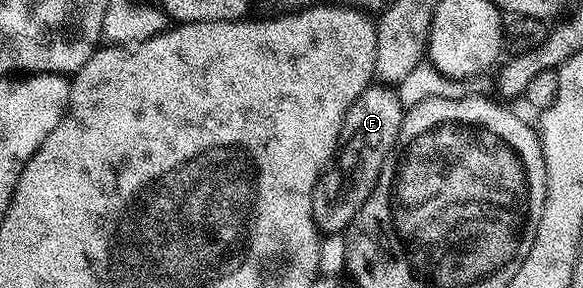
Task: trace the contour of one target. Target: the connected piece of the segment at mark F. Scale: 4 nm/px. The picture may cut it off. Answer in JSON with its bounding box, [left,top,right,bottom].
[313,84,405,235]

